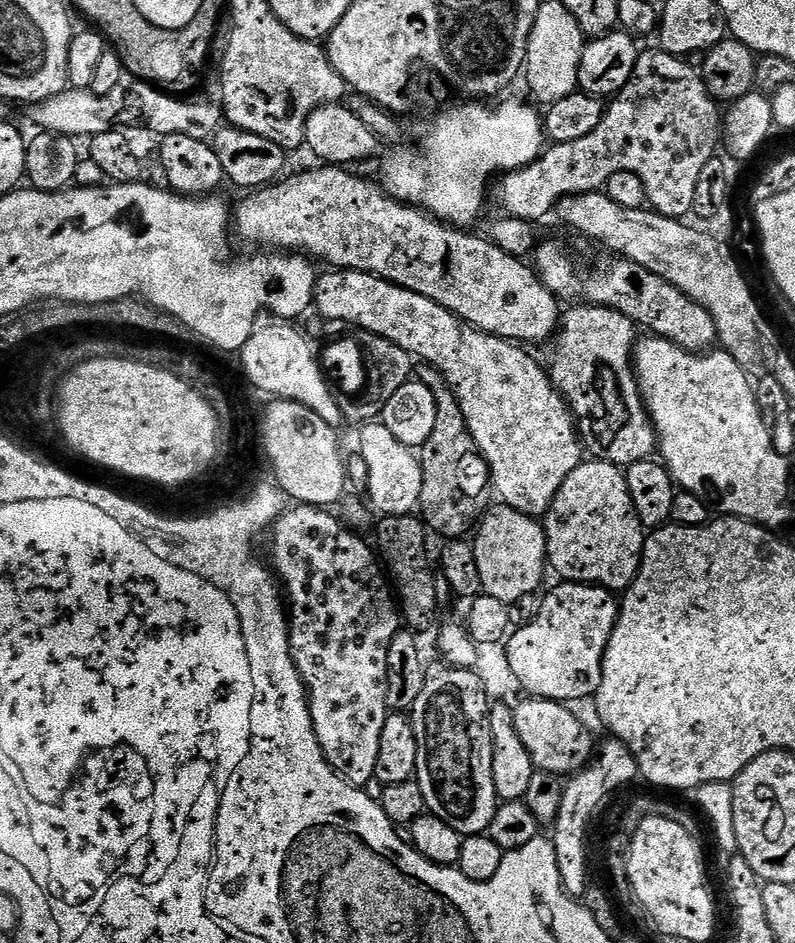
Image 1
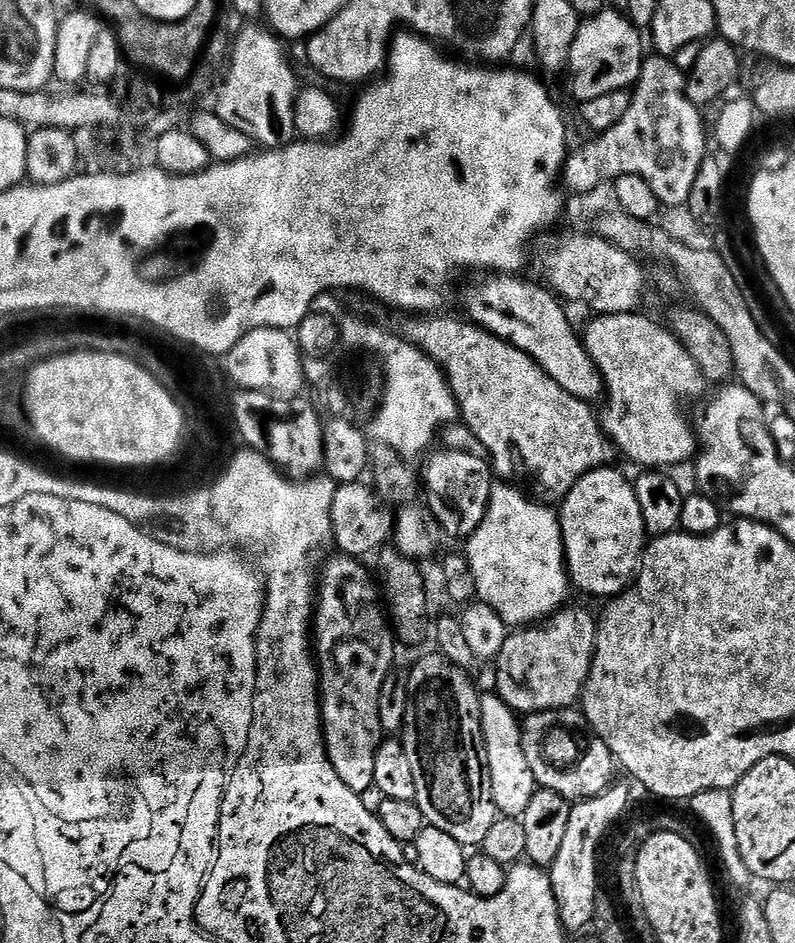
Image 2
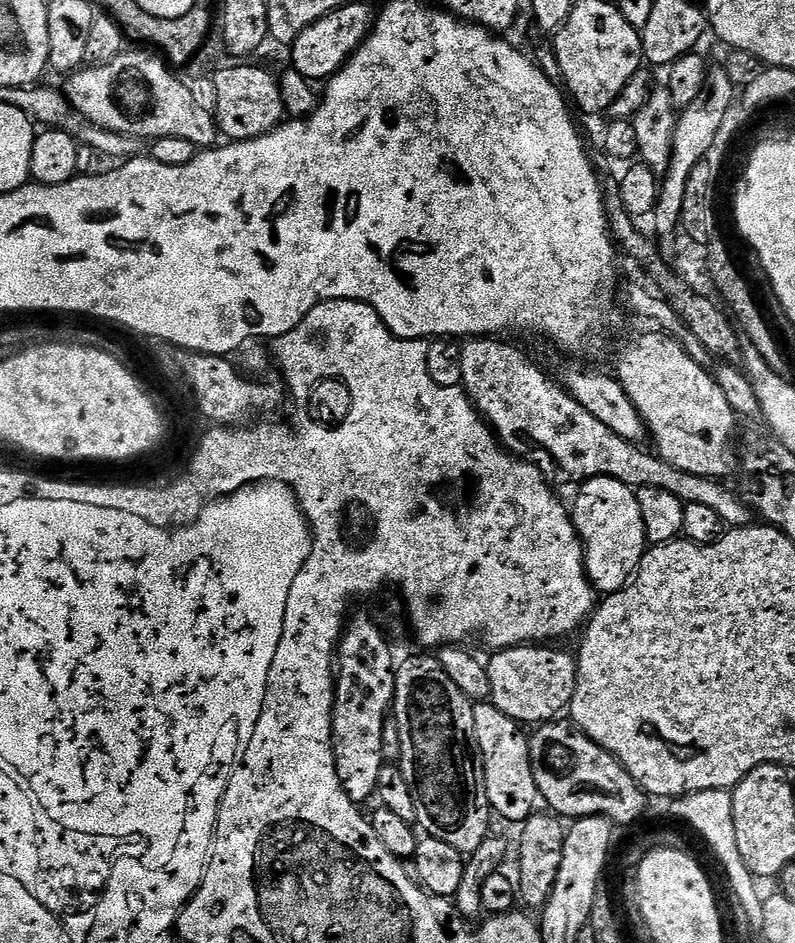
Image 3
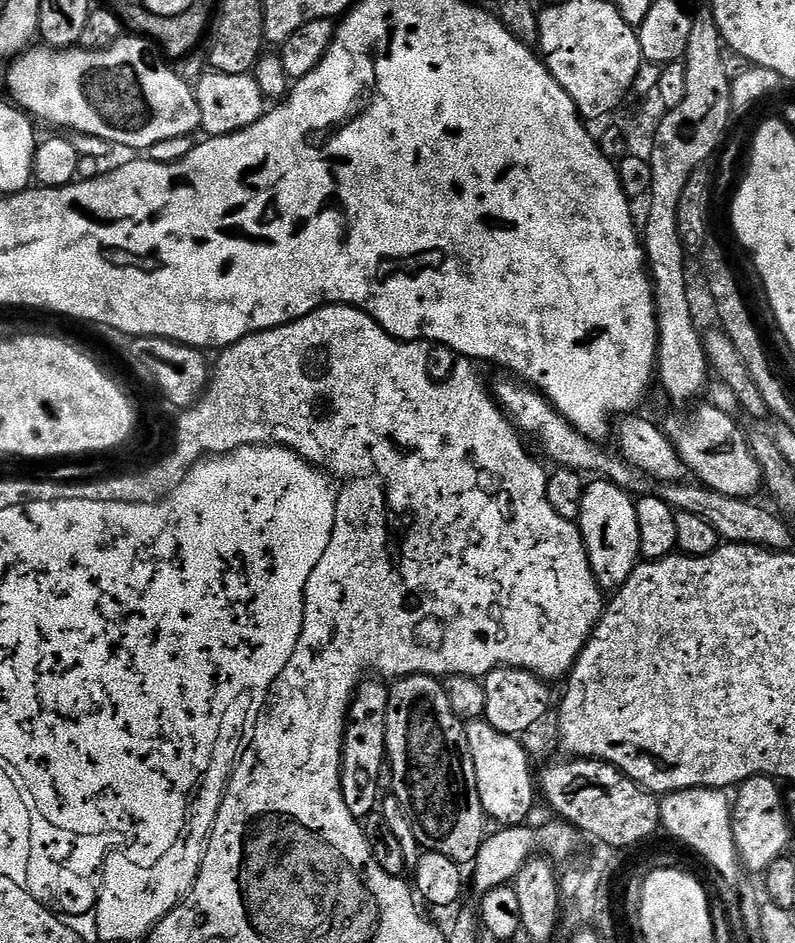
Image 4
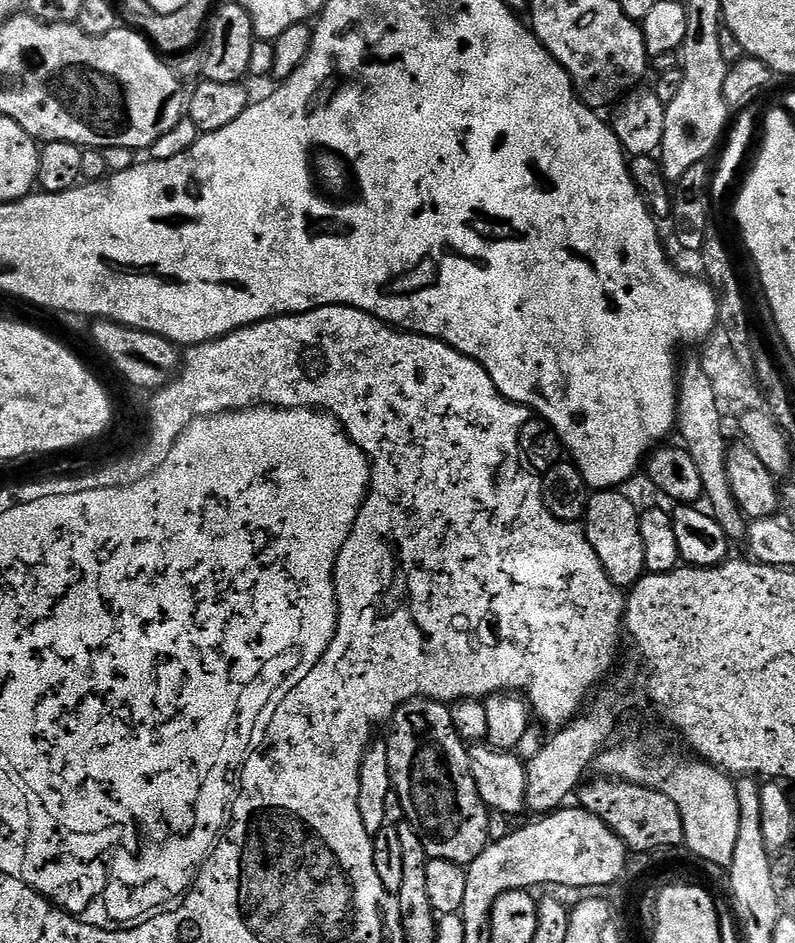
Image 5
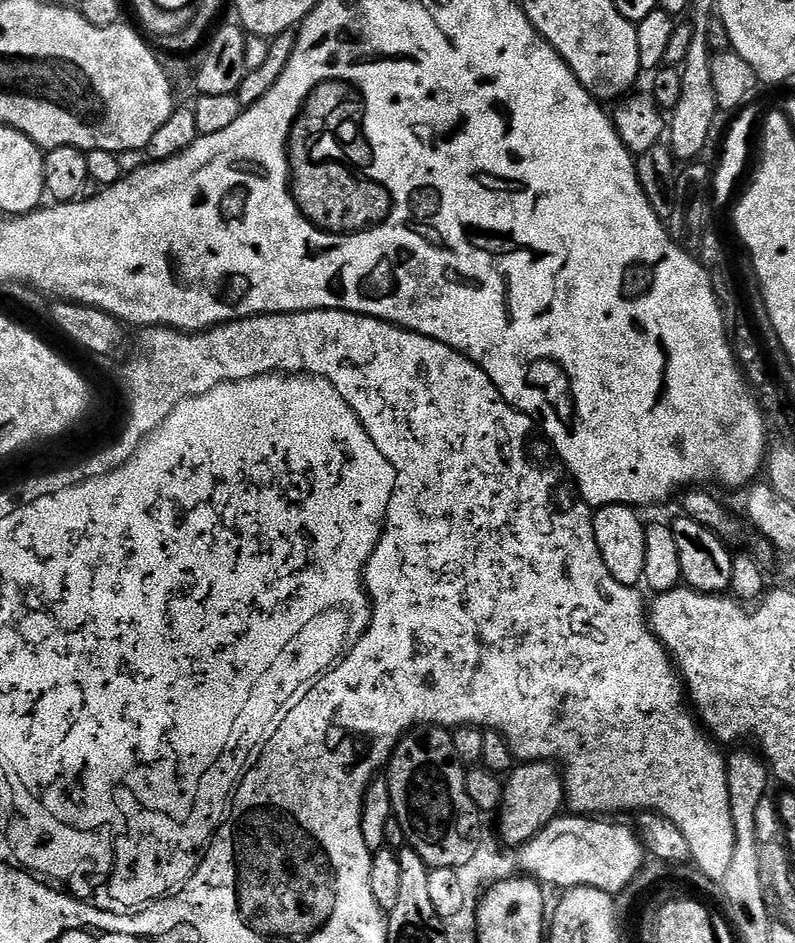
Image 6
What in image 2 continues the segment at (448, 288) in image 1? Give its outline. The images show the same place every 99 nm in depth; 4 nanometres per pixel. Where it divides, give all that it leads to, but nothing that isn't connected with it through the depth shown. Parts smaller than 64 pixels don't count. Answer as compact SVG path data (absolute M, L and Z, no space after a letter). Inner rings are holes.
M484 274L473 284L464 288L464 308L467 319L471 323L480 325L487 332L493 332L498 338L505 340L507 344L513 344L518 350L522 350L534 361L566 394L585 402L596 402L596 399L605 395L604 380L596 368L596 363L590 358L590 354L584 349L584 341L572 329L568 316L564 313L565 305L543 283L531 284L528 280L520 280L516 274Z

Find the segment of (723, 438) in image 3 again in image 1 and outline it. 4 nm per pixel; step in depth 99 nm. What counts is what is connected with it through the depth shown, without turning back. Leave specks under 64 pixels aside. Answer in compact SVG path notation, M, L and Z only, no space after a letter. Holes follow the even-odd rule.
M587 302L577 303L563 313L560 318L558 335L555 337L556 349L552 352L550 375L552 385L560 392L560 397L568 404L580 433L580 443L584 445L589 457L604 460L608 464L627 466L634 462L649 459L657 451L656 427L648 415L644 396L640 393L640 383L636 381L633 368L634 349L638 343L638 326L626 314L615 312Z

